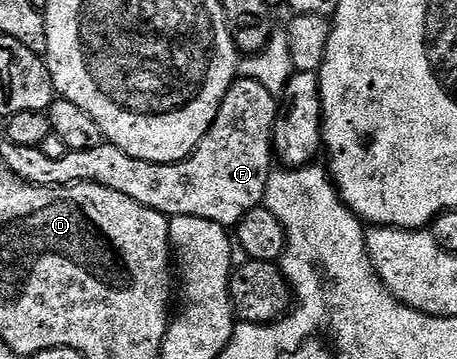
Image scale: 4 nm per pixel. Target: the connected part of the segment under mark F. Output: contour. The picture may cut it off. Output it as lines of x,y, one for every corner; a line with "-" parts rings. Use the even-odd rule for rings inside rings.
240,77
233,83
218,109
216,120
212,122
210,129
190,156
194,161
202,161
204,181
202,181
202,185
198,185
194,195
190,195
188,199
176,201
176,216
202,217
232,229
242,221
242,217
246,217
246,213
250,213
250,209
263,204
268,176
274,170
272,130
276,124
278,110
277,96
275,94
272,96
268,91
271,91
269,84
260,83
257,79

